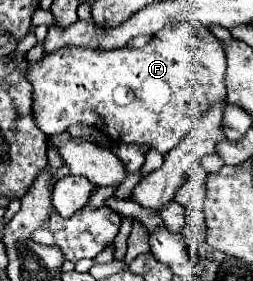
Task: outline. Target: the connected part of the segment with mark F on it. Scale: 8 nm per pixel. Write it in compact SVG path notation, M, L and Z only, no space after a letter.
M177 22L177 24L167 24L165 28L161 28L161 32L157 32L143 48L117 48L117 50L91 50L91 48L77 48L77 46L69 46L69 48L59 48L55 52L43 54L41 60L31 62L25 60L25 74L27 80L33 86L33 118L39 126L39 130L47 136L57 134L57 132L65 132L71 124L83 122L89 126L95 126L97 130L101 130L103 134L107 134L113 142L125 142L125 144L147 144L151 148L155 148L157 152L169 152L171 148L175 148L184 136L191 130L187 126L187 114L205 114L217 100L225 102L225 84L223 84L223 76L225 76L225 54L223 48L219 44L219 40L201 24L185 24L185 22Z

